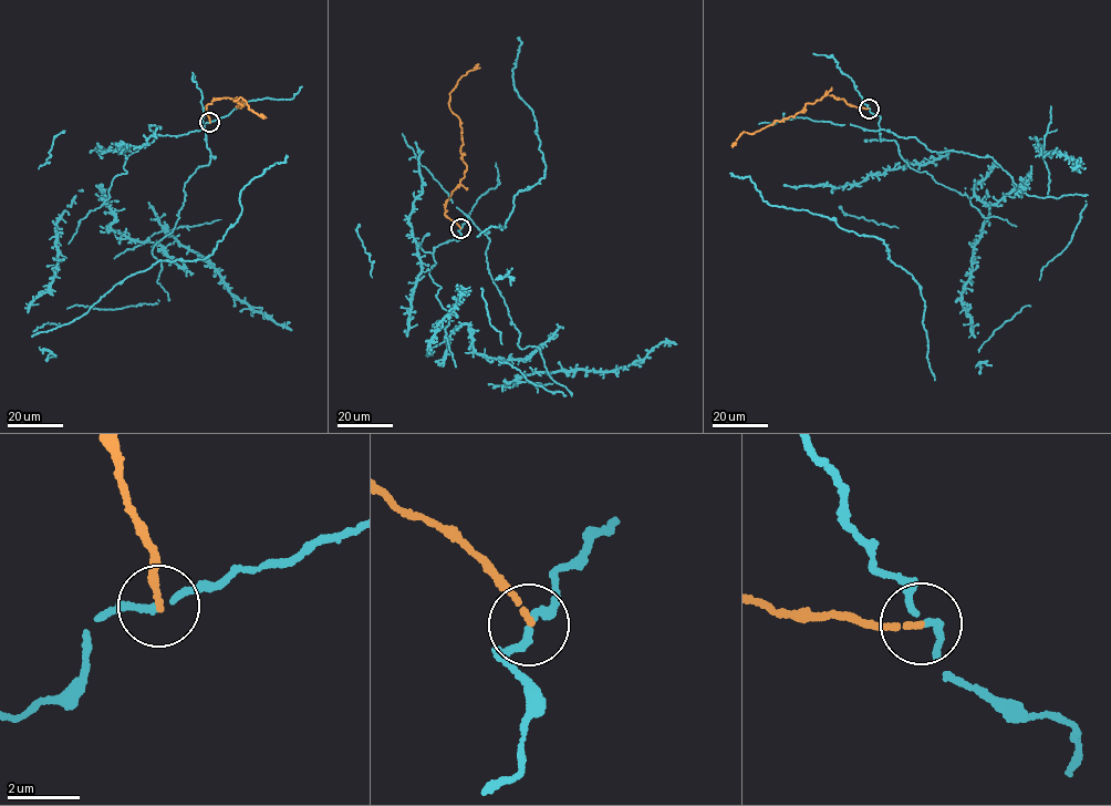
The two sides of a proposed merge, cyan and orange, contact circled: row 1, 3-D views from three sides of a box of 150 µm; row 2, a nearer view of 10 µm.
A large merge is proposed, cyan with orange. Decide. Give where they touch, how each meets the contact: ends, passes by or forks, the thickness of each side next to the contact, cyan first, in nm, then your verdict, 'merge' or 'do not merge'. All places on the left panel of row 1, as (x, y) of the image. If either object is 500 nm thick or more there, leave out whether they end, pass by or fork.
place (209, 122); cyan passes by; orange ends; calibres 160 and 150 nm; do not merge

